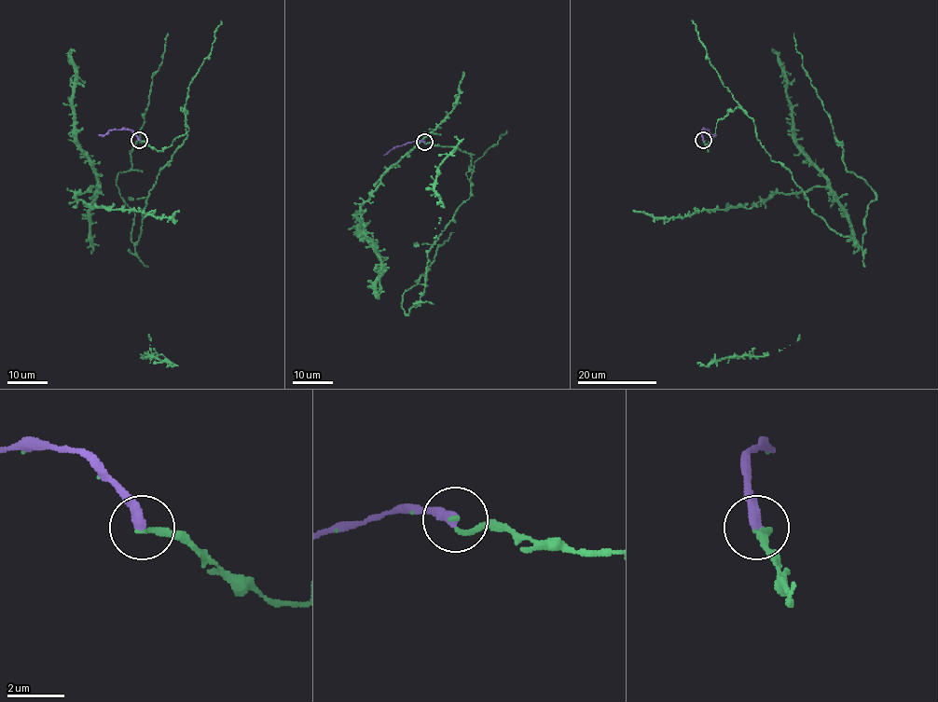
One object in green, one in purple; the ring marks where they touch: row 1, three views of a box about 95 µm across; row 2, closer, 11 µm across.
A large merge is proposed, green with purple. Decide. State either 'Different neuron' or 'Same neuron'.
Same neuron

